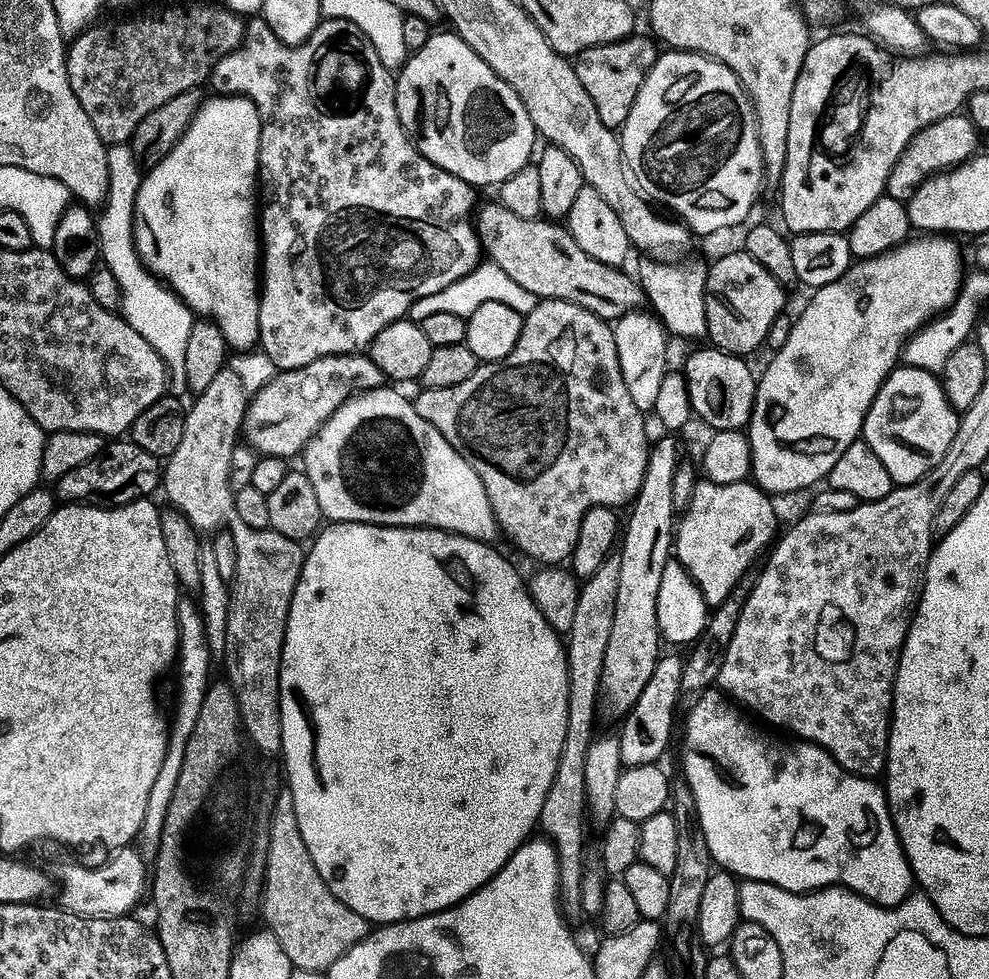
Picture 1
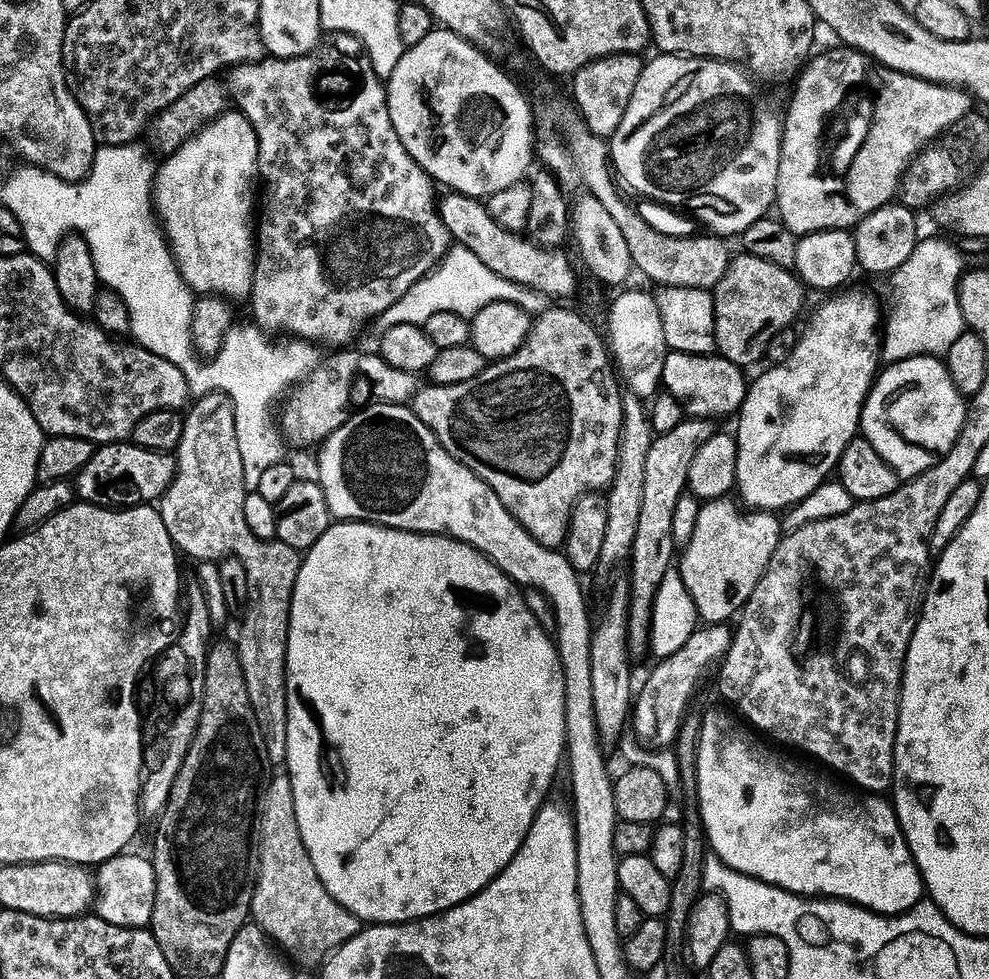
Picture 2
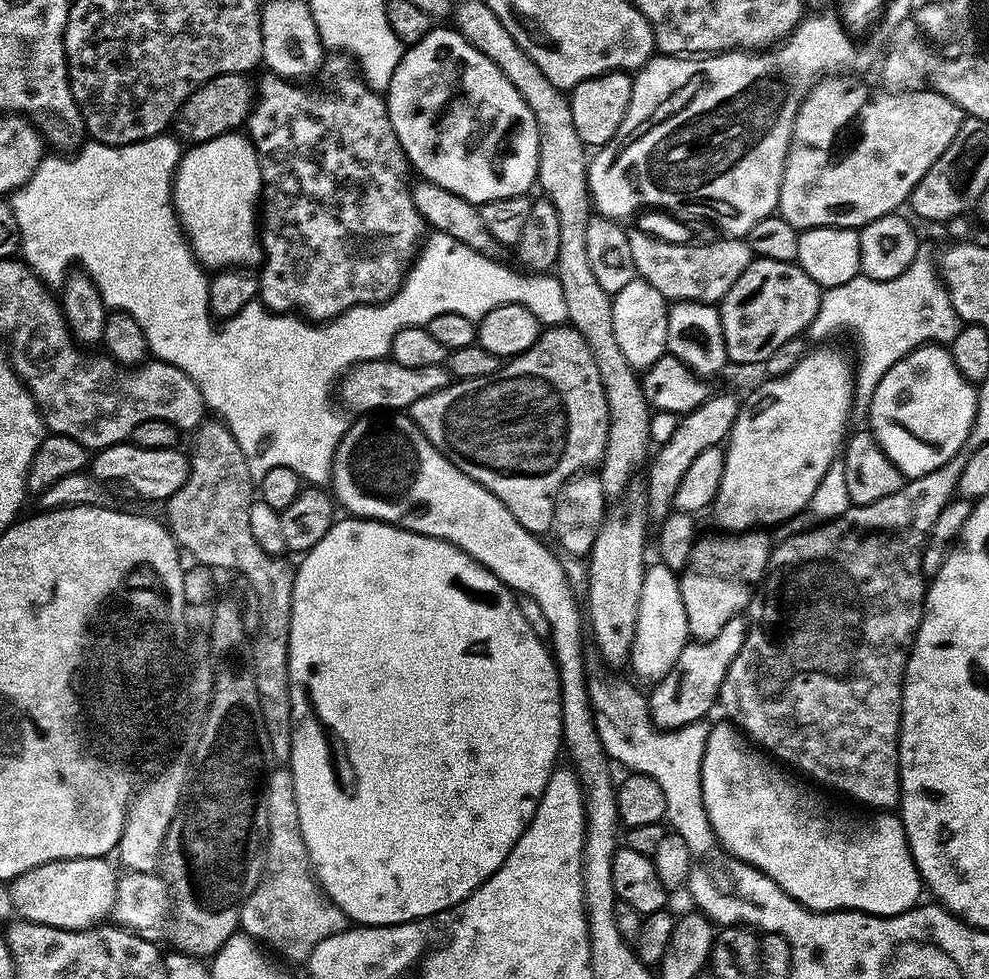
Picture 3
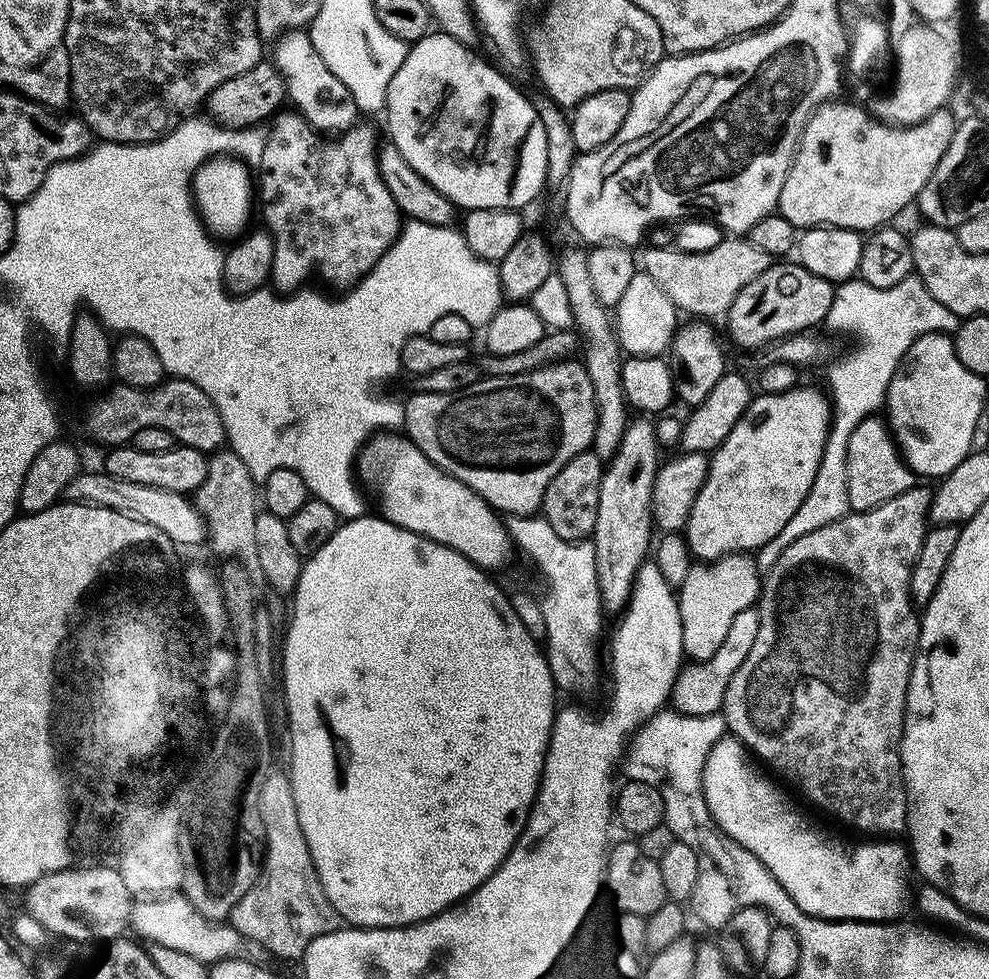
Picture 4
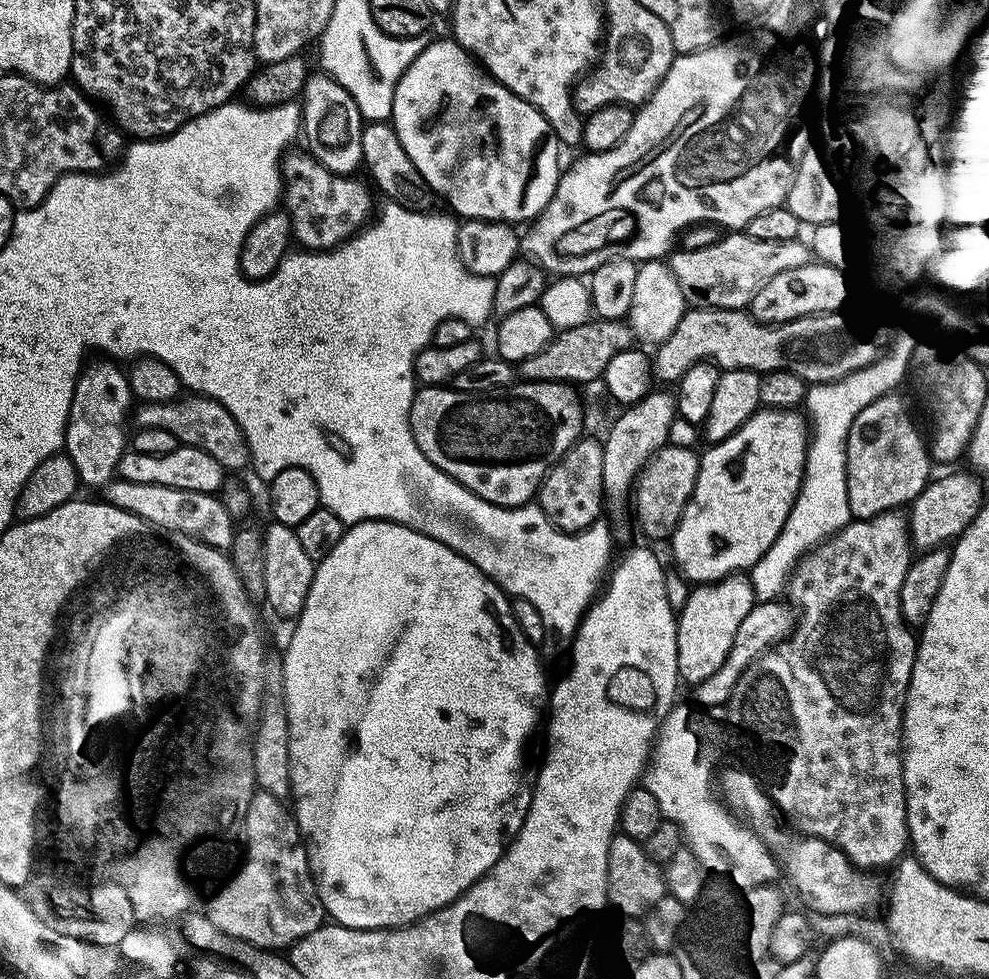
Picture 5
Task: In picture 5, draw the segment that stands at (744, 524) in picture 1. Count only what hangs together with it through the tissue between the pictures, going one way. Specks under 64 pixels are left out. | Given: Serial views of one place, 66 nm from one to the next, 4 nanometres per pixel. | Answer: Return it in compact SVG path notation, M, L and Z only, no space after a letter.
M747 575L728 576L717 584L702 584L691 589L686 606L678 613L678 670L685 685L695 686L714 678L730 658L738 629L746 622L758 601L754 586Z

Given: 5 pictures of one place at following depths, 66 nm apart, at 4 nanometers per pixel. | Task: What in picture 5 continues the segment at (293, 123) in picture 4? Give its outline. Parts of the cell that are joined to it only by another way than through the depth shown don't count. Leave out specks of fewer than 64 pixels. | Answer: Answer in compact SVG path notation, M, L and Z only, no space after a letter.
M289 151L282 160L282 204L292 222L295 243L310 252L326 252L347 244L373 219L373 189L359 178L336 176L307 151L296 151Z

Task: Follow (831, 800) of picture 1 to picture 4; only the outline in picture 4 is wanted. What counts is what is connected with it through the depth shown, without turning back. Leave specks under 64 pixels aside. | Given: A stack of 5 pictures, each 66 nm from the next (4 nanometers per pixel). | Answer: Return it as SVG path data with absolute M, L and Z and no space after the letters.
M726 734L714 746L704 771L704 797L712 812L716 825L731 838L758 858L778 878L780 885L807 916L819 920L858 920L865 924L886 924L896 922L908 908L908 879L914 876L914 864L910 852L892 838L880 838L875 842L864 842L851 848L835 840L828 832L815 828L800 813L800 808L779 788L775 779L767 780L756 773L757 765L750 759L750 753L737 736Z

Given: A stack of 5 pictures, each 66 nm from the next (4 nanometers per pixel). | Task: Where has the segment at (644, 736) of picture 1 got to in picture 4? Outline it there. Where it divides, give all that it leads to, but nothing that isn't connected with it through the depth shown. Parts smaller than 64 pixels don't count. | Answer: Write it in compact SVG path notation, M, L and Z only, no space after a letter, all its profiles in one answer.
M756 608L746 610L746 614L738 614L734 627L730 629L730 638L714 654L714 658L703 662L692 662L681 671L676 685L672 687L671 707L683 716L715 716L723 713L726 690L730 690L730 682L734 682L734 674L742 670L742 662L750 658L750 650L754 650L754 642L758 642L760 633L760 613Z

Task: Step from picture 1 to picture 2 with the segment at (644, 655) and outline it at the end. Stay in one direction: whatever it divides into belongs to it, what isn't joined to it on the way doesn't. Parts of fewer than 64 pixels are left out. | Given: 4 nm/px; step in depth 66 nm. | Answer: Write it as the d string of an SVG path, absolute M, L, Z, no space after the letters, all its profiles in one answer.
M685 418L680 425L675 427L669 433L657 435L650 446L650 454L646 454L646 478L642 486L642 515L638 517L638 534L634 538L634 546L632 547L632 555L630 557L630 565L632 564L632 580L630 579L630 595L628 597L628 651L633 657L640 656L643 652L647 653L650 648L652 639L652 611L654 610L654 602L656 601L656 589L660 588L662 582L666 578L666 574L673 571L674 557L677 555L678 547L674 542L673 519L674 510L677 509L678 500L682 498L684 493L689 491L688 479L690 478L690 466L694 466L694 458L698 458L698 450L702 450L702 446L706 446L706 442L710 442L712 436L717 435L717 425L711 420L698 420L695 418Z

